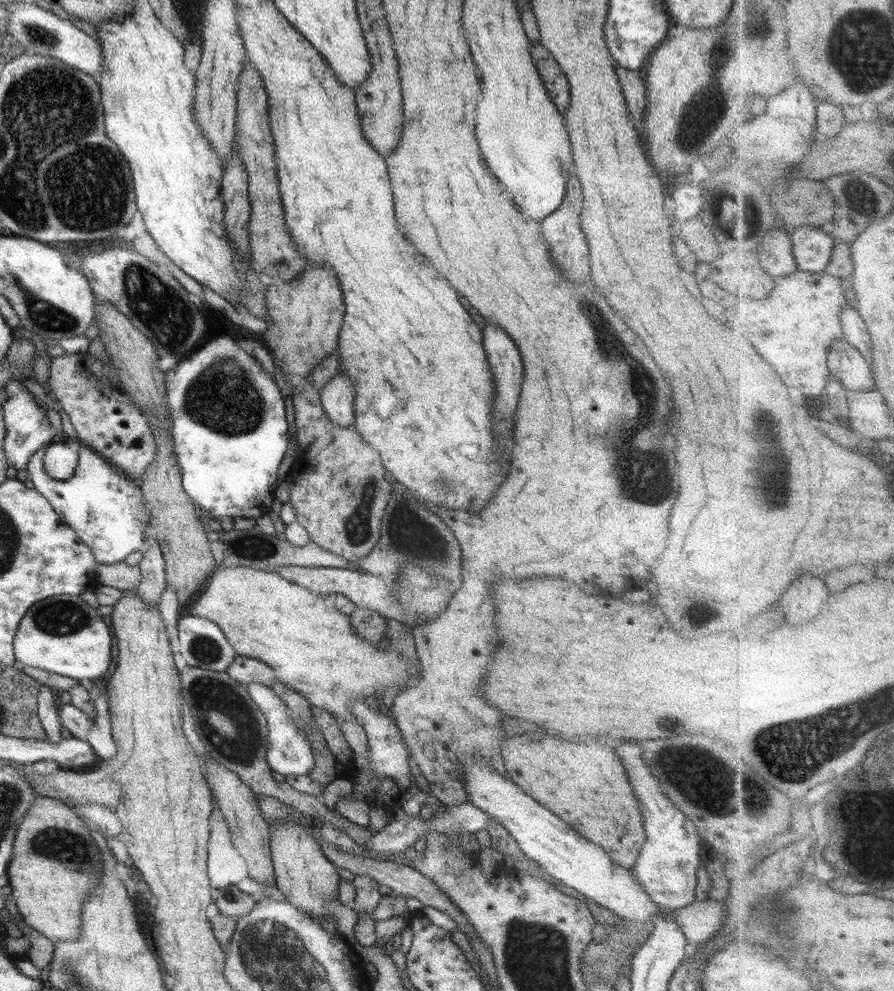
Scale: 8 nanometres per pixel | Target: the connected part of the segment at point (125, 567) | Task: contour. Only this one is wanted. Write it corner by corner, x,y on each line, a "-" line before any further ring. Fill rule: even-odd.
125,561
114,564
99,563
95,572
96,583
111,586
121,591
136,590
142,573
138,565
128,565

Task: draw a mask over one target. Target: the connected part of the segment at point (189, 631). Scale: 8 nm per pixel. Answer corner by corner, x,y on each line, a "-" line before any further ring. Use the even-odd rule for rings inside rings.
181,613
178,638
188,666
225,671
237,655
220,627
207,618

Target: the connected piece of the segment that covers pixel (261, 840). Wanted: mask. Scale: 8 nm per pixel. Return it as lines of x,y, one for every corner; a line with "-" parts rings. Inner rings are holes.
208,753
204,754
206,776
209,788
215,795
217,806
224,813
225,822
230,832
230,841
245,860
248,876
258,882
275,884
273,862
271,861
271,826
266,823
259,811
258,794
254,793
244,781
230,769
216,763

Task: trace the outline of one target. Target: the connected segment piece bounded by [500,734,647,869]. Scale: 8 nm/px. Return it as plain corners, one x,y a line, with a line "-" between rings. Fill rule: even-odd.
524,734
512,738
504,737
500,755
506,762
506,770
511,782
528,796
536,798
539,803
542,802
542,806
552,810
564,822
568,822
568,827
572,826
572,829
578,830
584,838
601,846
615,863
629,869
633,868
647,838
638,799
634,798
635,794
628,784
628,776
618,756
612,752
612,748
606,746
606,748
596,748
594,752
584,752
576,744
564,742
548,734
538,734
538,736

